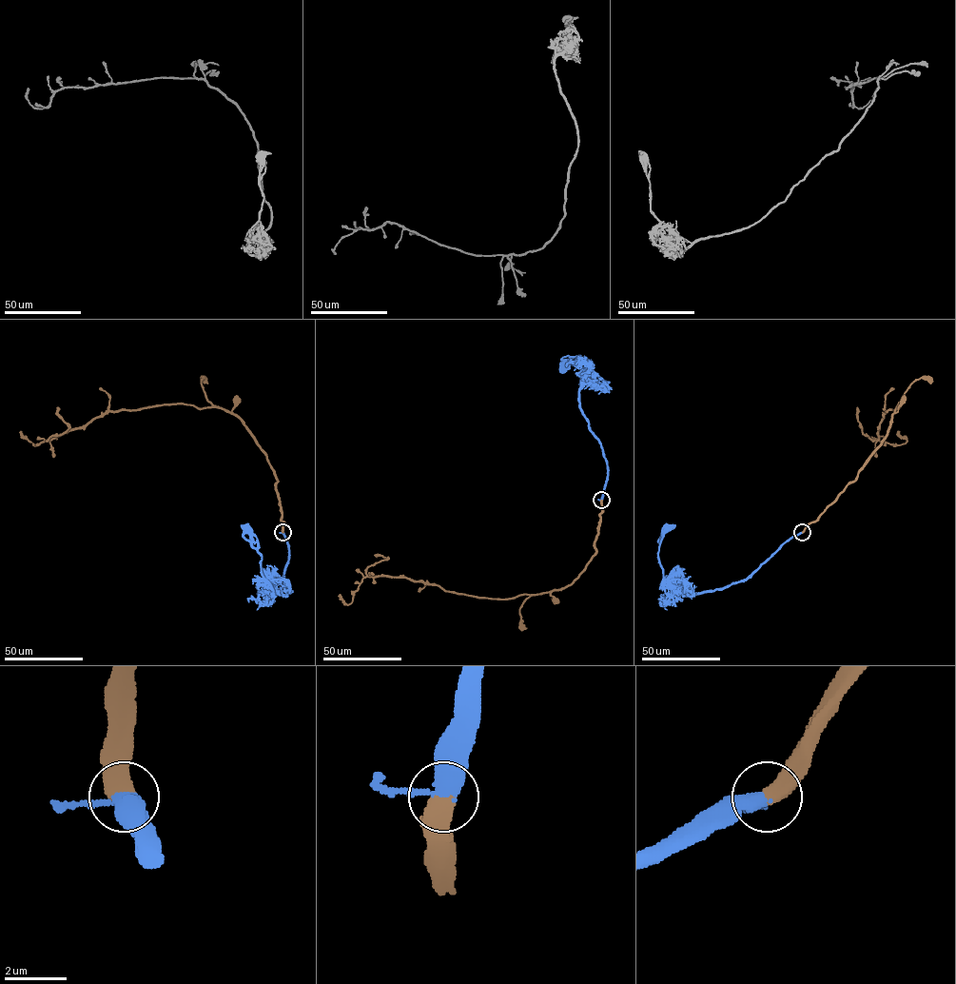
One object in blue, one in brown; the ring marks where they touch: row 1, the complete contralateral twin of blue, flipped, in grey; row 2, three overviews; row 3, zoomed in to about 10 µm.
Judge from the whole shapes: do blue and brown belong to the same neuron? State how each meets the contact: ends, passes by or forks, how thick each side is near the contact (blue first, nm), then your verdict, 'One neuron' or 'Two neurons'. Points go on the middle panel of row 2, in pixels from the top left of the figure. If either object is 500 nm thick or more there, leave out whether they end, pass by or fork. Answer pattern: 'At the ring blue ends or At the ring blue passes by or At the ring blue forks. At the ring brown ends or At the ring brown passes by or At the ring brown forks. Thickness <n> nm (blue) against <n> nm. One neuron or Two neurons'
Thickness 400 nm (blue) against 600 nm. One neuron

